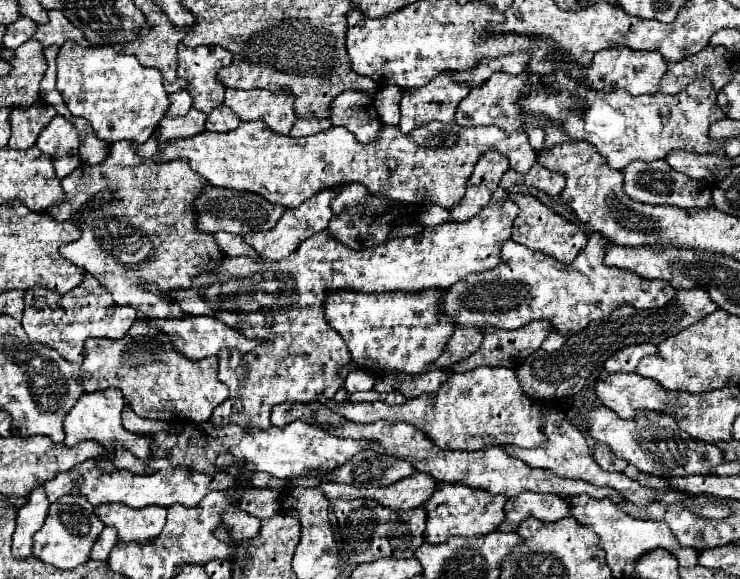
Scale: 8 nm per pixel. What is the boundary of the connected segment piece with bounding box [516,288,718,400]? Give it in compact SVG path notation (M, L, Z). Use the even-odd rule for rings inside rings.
M694 288L690 292L678 292L670 304L658 310L634 310L630 306L622 306L614 310L606 320L596 320L594 324L588 324L582 332L570 336L558 352L536 350L520 364L516 376L520 380L522 390L530 398L560 400L580 392L582 386L586 384L586 378L594 374L594 370L602 368L604 362L620 348L642 342L660 344L662 340L700 322L704 316L712 314L714 310L718 310L718 306L710 300L710 296L706 296L706 292L702 292L702 288Z

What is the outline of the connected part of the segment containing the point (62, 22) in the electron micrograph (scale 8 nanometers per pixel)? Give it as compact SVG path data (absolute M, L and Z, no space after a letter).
M50 10L48 12L48 22L46 24L40 24L38 28L36 28L36 32L34 32L34 38L44 46L44 48L48 48L48 46L62 46L66 40L74 40L76 44L80 44L80 46L90 46L90 42L84 38L84 36L80 36L78 34L78 28L76 26L72 26L64 16L62 16L62 12L58 12L58 10Z

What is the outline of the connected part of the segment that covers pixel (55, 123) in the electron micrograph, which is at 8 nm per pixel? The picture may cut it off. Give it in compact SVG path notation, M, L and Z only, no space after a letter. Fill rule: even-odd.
M62 116L52 118L52 122L42 130L36 146L52 158L60 180L80 164L76 128Z

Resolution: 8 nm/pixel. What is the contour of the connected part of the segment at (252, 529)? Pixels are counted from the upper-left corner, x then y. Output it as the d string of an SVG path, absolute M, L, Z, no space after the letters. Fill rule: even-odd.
M230 508L222 512L222 522L232 528L232 536L236 542L254 538L258 536L258 530L260 530L260 520L242 512L240 508Z

